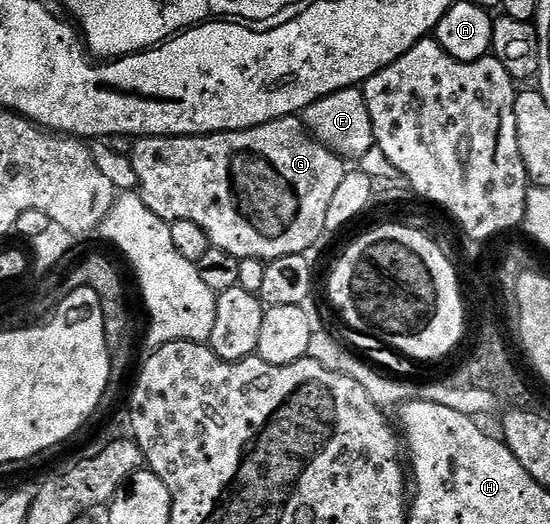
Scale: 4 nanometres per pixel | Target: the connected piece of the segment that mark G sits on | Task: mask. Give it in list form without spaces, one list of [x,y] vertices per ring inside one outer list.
[[[299,116],[274,119],[270,123],[259,125],[253,129],[230,131],[229,133],[207,133],[197,137],[141,137],[133,145],[136,146],[130,149],[130,156],[134,163],[134,171],[138,171],[138,192],[146,203],[146,207],[150,207],[150,211],[154,211],[154,215],[158,215],[169,223],[173,221],[198,223],[198,227],[202,227],[202,231],[206,231],[213,249],[226,251],[237,257],[240,262],[254,259],[267,263],[286,255],[298,255],[313,248],[317,244],[315,241],[320,236],[325,236],[326,211],[330,211],[330,202],[334,200],[334,194],[338,192],[338,186],[341,185],[346,172],[346,161],[316,140],[308,132],[307,126]]]

